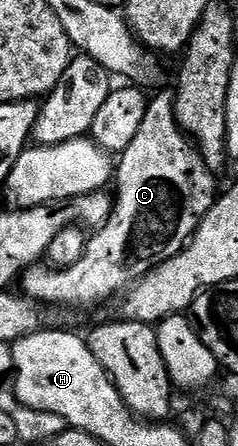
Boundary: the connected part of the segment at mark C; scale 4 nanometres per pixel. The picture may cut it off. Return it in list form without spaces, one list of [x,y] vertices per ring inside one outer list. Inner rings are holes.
[[[159,93],[147,102],[145,120],[137,131],[133,143],[118,158],[117,185],[119,197],[114,198],[107,222],[90,234],[85,251],[77,263],[68,269],[53,269],[46,263],[36,263],[21,274],[21,290],[24,298],[43,305],[64,305],[67,309],[91,309],[110,297],[118,298],[141,280],[150,269],[173,259],[187,246],[197,231],[203,217],[212,209],[217,200],[215,193],[216,174],[208,169],[198,148],[175,118],[175,94]]]

